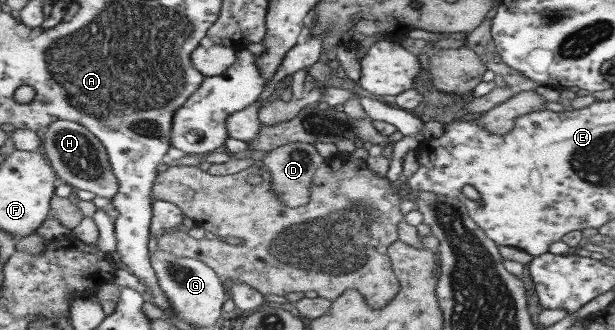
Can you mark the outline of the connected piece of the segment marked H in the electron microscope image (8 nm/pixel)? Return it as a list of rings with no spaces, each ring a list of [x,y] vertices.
[[[59,119],[42,131],[41,139],[44,142],[44,151],[60,181],[77,189],[91,191],[96,196],[109,198],[111,201],[118,195],[121,185],[114,175],[106,147],[94,133],[83,127],[81,123]]]

